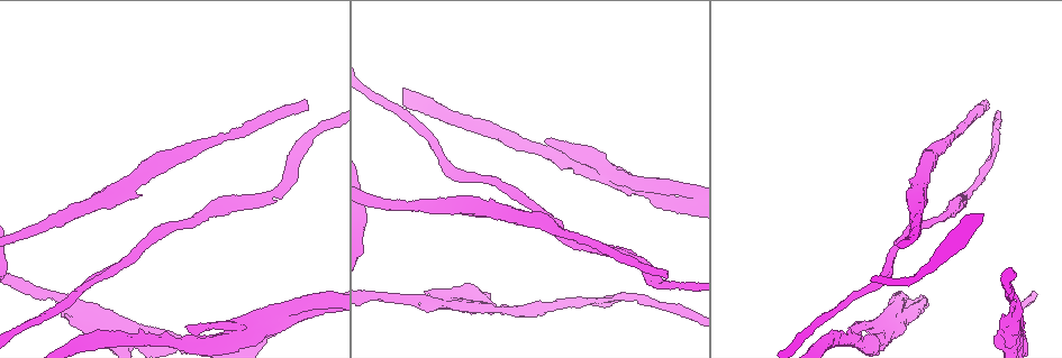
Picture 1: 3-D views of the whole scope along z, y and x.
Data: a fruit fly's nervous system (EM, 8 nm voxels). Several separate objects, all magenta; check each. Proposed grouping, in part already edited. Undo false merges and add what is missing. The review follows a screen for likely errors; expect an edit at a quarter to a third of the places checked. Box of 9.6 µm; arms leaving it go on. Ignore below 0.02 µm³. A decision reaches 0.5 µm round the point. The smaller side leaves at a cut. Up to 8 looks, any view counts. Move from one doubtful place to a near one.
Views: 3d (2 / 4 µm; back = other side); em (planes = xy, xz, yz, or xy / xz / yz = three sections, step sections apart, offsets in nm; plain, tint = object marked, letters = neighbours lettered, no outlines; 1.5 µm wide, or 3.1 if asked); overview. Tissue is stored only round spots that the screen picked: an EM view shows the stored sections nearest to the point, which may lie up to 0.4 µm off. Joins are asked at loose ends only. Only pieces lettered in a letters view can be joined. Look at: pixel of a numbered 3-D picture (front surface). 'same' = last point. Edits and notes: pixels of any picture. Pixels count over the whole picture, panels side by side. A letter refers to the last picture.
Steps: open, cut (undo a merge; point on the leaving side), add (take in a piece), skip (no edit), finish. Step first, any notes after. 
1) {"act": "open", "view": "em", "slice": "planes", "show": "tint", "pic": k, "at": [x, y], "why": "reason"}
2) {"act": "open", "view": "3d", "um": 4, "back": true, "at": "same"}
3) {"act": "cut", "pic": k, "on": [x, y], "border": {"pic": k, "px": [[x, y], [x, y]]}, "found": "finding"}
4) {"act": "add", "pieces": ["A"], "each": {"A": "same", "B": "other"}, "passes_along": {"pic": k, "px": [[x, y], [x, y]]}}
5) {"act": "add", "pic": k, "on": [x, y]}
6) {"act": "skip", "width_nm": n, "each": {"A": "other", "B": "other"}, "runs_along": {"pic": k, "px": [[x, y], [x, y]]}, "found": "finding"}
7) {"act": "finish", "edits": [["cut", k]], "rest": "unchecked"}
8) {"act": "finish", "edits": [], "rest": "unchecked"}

{"act": "open", "view": "em", "slice": "planes", "show": "letters", "pic": 1, "at": [260, 198], "why": "thick turns thin"}

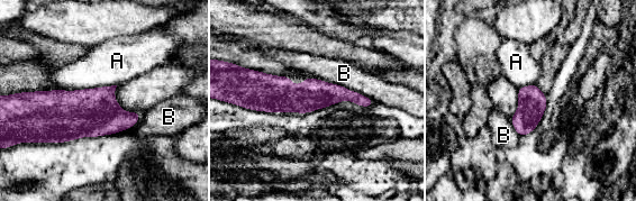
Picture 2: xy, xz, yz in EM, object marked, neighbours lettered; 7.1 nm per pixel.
{"act": "skip", "width_nm": 200, "each": {"A": "other", "B": "other"}, "runs_along": {"pic": 2, "px": [[252, 96], [348, 94], [370, 102]]}, "found": "one neuron here"}

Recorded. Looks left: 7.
{"act": "open", "view": "em", "slice": "planes", "show": "plain", "pic": 1, "at": [599, 163], "why": "side arm on a straight run"}

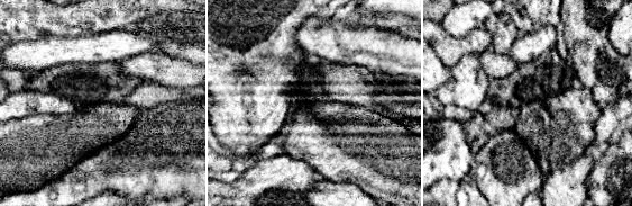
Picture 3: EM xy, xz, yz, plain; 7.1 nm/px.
{"act": "open", "view": "em", "slice": "planes", "show": "tint", "at": "same"}

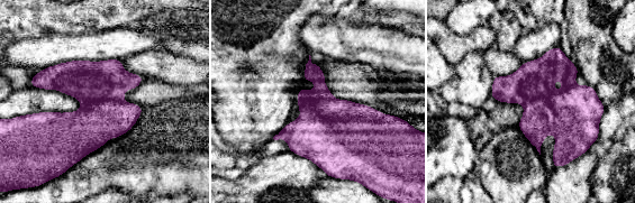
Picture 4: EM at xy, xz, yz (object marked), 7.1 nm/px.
{"act": "open", "view": "em", "slice": "planes", "show": "letters", "at": "same"}

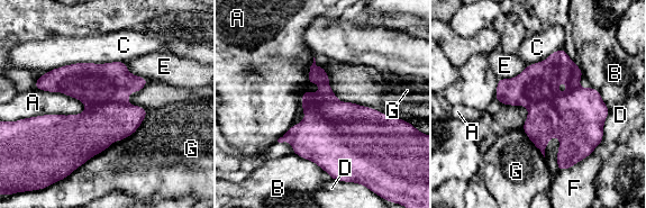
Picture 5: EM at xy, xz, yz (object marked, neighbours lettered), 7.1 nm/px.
{"act": "cut", "pic": 5, "on": [319, 77], "longest_contact_nm": ["G", 700], "each": {"A": "other", "B": "other", "C": "other", "D": "other", "E": "other", "F": "other", "G": "other"}, "found": "two neurons meet here"}

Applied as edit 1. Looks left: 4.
{"act": "open", "view": "overview", "why": "redraw"}

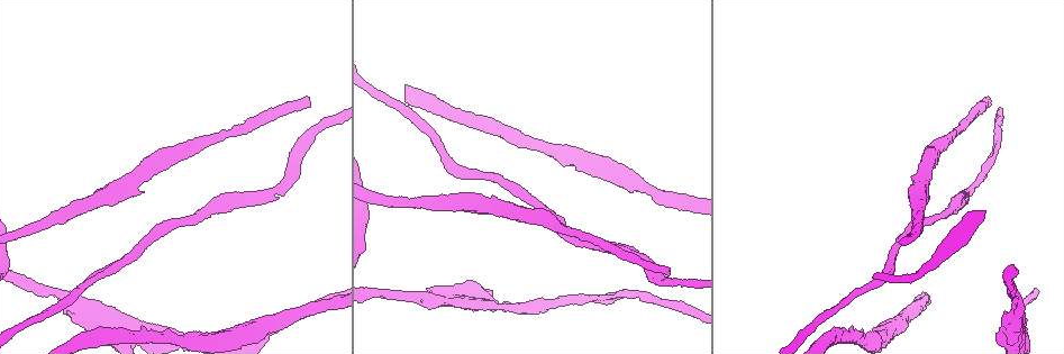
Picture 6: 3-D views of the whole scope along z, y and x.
{"act": "open", "view": "3d", "um": 4, "pic": 6, "at": [990, 103], "why": "an open end"}

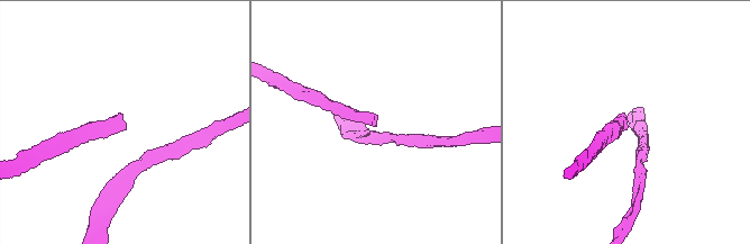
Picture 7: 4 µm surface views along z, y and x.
{"act": "open", "view": "em", "slice": "planes", "show": "letters", "pic": 7, "at": [626, 124], "why": "now the EM"}

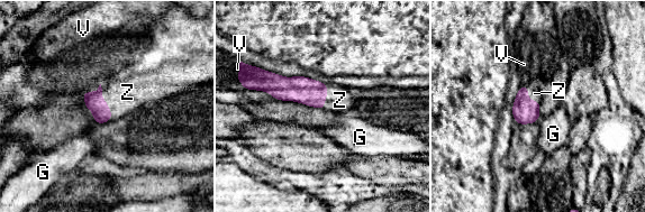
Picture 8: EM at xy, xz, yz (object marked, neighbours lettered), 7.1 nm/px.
{"act": "add", "pieces": ["Z"], "width_nm": 140, "longest_contact_nm": ["Z", 280], "each": {"G": "other", "V": "other", "Z": "same"}, "found": "it goes on there"}

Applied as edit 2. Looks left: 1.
{"act": "finish", "edits": [["cut", 5], ["add", 8]], "rest": "unchecked"}

